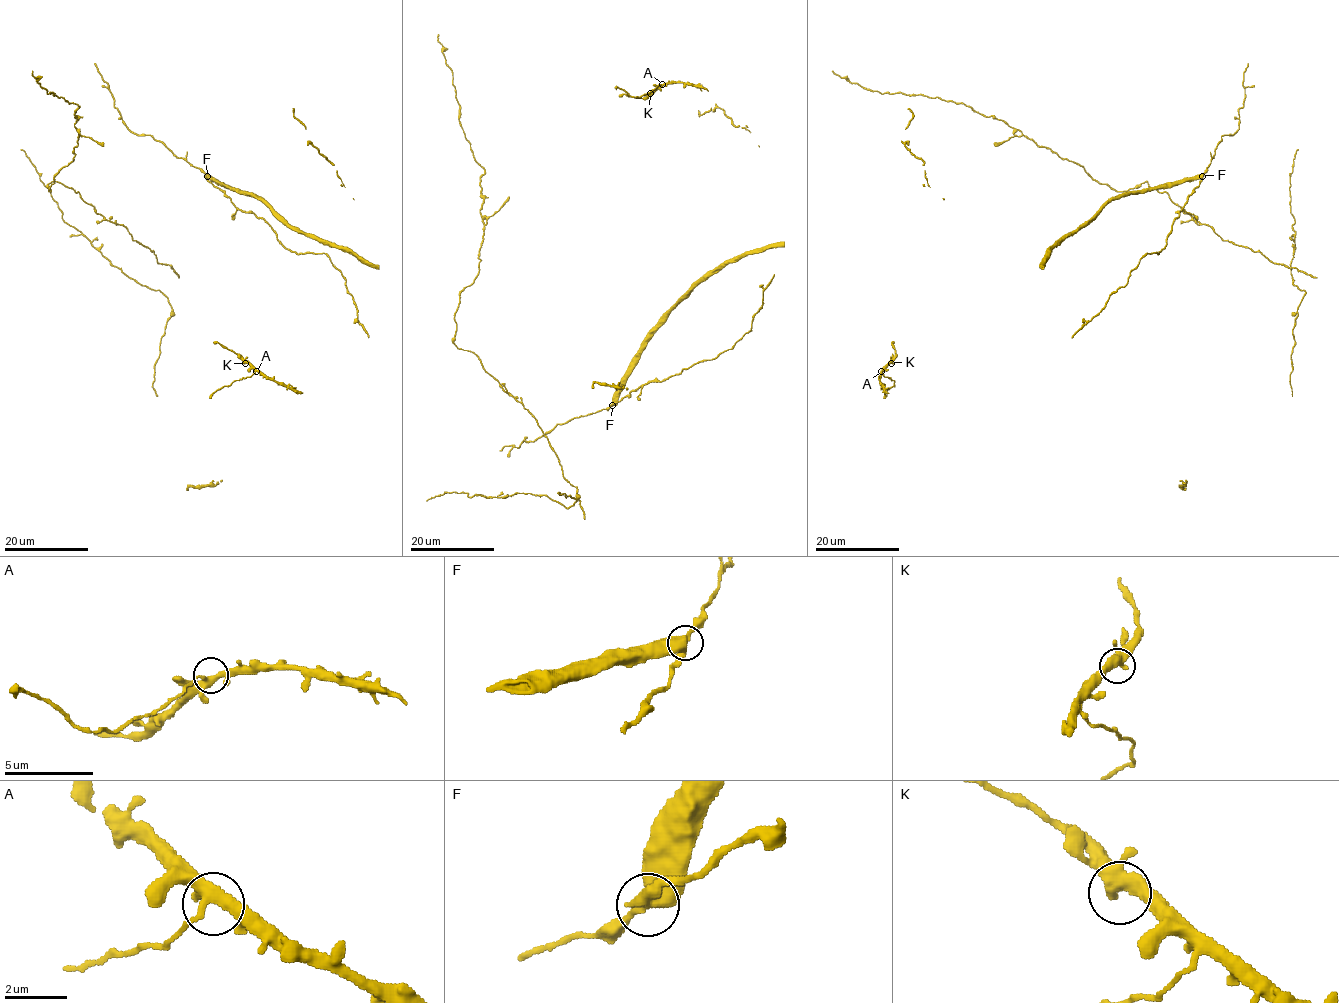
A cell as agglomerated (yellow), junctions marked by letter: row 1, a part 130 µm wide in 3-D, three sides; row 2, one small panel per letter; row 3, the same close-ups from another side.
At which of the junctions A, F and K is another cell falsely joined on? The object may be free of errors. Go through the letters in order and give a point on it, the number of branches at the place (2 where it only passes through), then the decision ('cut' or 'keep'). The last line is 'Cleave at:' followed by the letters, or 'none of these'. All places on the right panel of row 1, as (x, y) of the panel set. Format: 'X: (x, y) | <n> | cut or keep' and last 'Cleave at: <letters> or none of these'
A: (881, 371) | 4 | keep
F: (1202, 176) | 3 | cut
K: (891, 363) | 3 | keep
Cleave at: F

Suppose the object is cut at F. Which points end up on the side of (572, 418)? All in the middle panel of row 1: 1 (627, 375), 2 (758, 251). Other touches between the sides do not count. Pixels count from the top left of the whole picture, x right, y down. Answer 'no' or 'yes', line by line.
1: no
2: no

